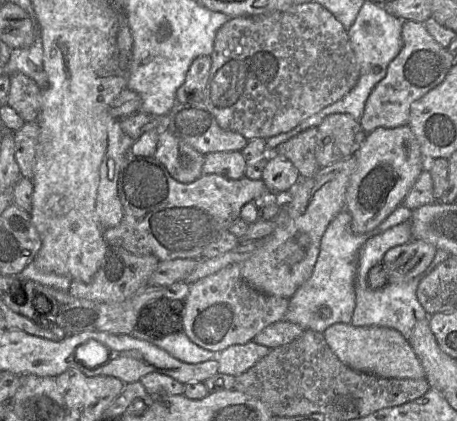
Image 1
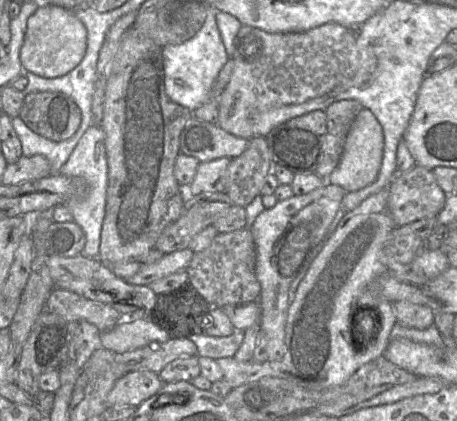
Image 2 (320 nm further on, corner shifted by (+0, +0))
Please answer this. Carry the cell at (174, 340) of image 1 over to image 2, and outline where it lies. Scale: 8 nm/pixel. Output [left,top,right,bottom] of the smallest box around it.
[189,330,245,360]

